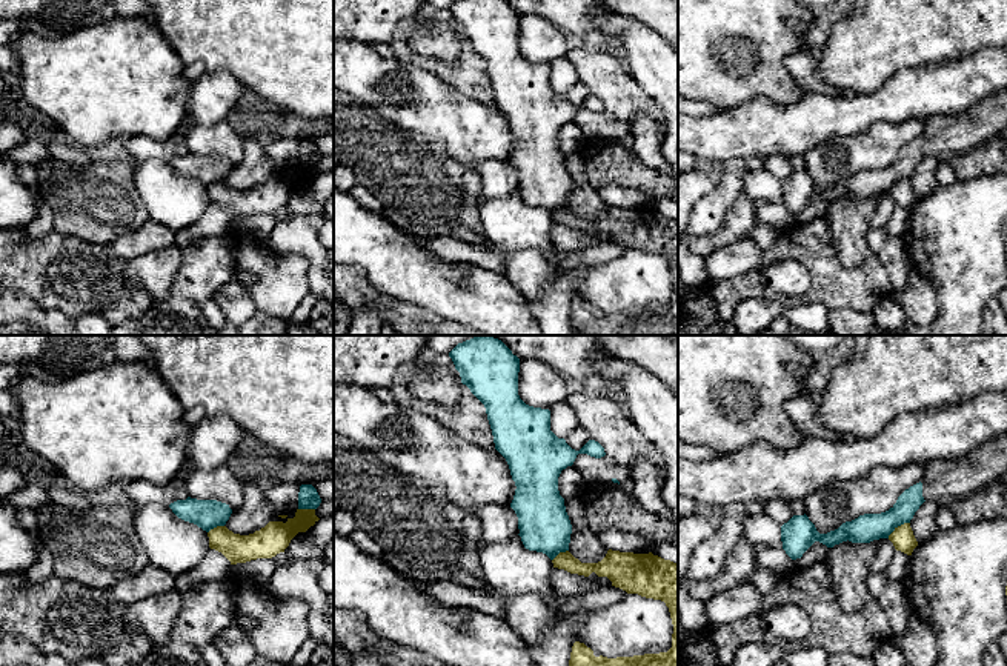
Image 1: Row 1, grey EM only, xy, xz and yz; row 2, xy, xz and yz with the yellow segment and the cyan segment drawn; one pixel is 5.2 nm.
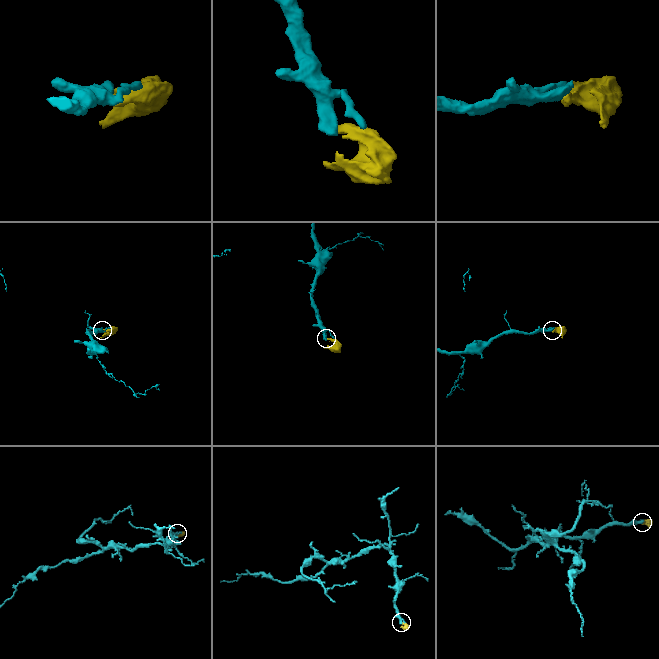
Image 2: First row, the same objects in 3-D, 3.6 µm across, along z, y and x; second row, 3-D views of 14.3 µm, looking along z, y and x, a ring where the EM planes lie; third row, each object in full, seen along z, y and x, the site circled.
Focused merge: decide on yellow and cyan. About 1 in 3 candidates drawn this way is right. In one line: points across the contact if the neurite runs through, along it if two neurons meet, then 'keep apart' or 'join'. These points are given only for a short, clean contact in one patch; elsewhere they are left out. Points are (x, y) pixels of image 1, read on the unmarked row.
keep apart

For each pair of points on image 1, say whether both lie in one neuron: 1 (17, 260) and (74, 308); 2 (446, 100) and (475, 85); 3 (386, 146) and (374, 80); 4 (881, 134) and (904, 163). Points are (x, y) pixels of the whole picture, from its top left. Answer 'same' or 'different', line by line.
1: same
2: different
3: different
4: different

